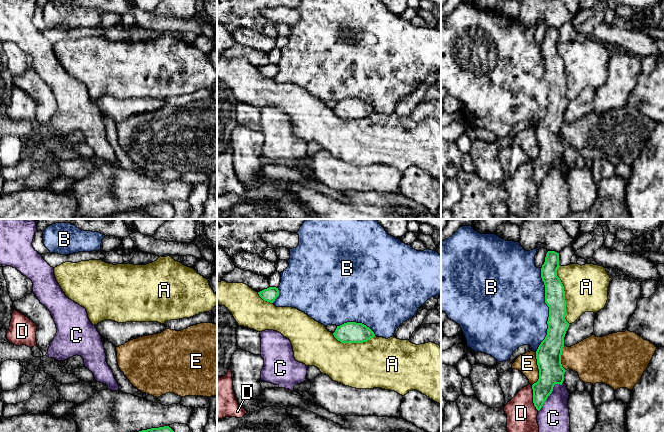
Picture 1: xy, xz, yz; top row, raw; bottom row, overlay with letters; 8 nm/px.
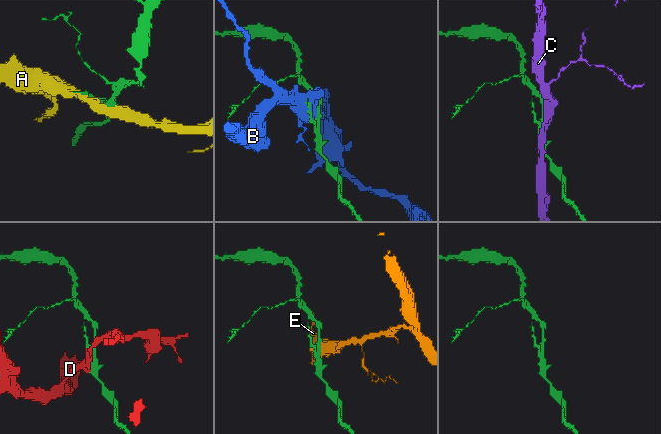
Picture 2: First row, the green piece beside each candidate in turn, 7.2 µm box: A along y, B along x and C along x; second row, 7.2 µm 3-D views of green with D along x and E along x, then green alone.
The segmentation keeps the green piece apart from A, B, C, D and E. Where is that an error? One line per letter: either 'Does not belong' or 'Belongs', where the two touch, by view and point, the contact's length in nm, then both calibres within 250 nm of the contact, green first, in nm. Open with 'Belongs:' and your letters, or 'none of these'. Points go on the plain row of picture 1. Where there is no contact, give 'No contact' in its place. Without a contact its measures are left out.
Belongs: none of these
A: Does not belong. Touches green at yz (564, 71). Shared border 480 nm. Thickness 160 nm (green) against 360 nm
B: Does not belong. Touches green at yz (549, 86). Shared border 650 nm. Thickness 160 nm (green) against 460 nm
C: Does not belong. Touches green at yz (551, 168). Shared border 320 nm. Thickness 200 nm (green) against 260 nm
D: Does not belong. Touches green at yz (533, 174). Shared border 220 nm. Thickness 190 nm (green) against 240 nm
E: Does not belong. Touches green at yz (538, 144). Shared border 280 nm. Thickness 200 nm (green) against 160 nm

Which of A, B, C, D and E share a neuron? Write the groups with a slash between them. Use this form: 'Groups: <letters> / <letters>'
Groups: A / B / C / D / E

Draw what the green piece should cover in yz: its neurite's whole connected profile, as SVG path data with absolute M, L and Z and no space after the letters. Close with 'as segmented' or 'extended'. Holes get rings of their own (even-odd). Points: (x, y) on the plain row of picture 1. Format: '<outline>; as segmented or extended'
M548 27L541 44L545 61L545 79L549 83L548 105L545 115L536 127L539 155L532 161L533 179L539 187L555 160L562 161L565 145L561 140L564 113L569 103L565 95L566 76L564 62L557 52L559 29Z; as segmented

